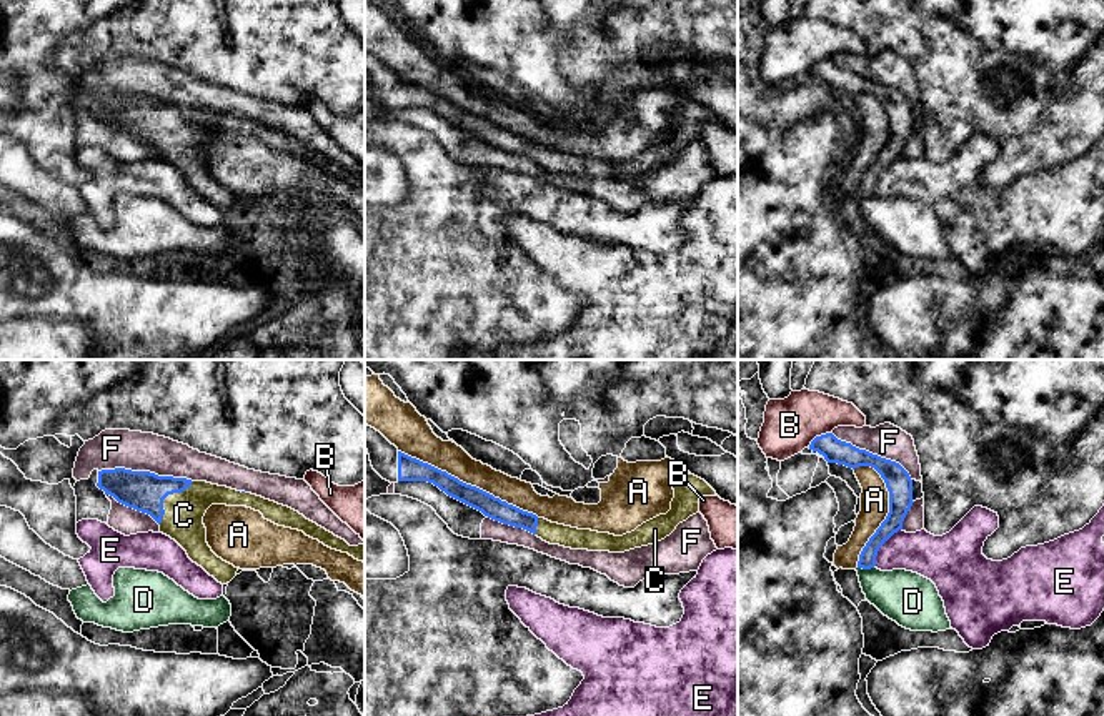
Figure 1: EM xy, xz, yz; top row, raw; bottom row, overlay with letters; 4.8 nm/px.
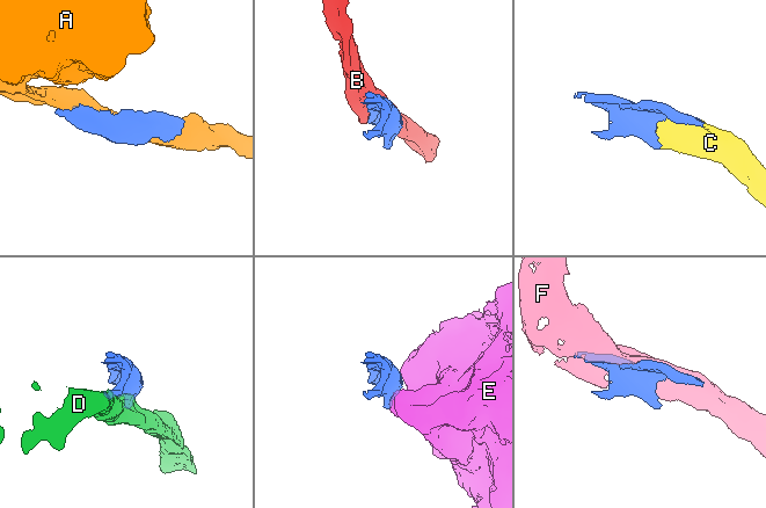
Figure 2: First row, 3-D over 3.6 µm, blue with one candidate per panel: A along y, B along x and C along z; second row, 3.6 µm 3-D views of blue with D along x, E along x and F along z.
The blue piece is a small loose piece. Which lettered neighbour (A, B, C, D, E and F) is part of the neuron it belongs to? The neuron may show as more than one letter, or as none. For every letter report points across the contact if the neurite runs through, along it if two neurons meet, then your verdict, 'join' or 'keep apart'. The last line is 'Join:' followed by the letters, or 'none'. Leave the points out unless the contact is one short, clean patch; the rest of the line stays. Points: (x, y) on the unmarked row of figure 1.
A: keep apart
B: keep apart
C: join
D: keep apart
E: along yz (901, 155), (880, 175), (875, 192) | keep apart
F: keep apart
Join: C

